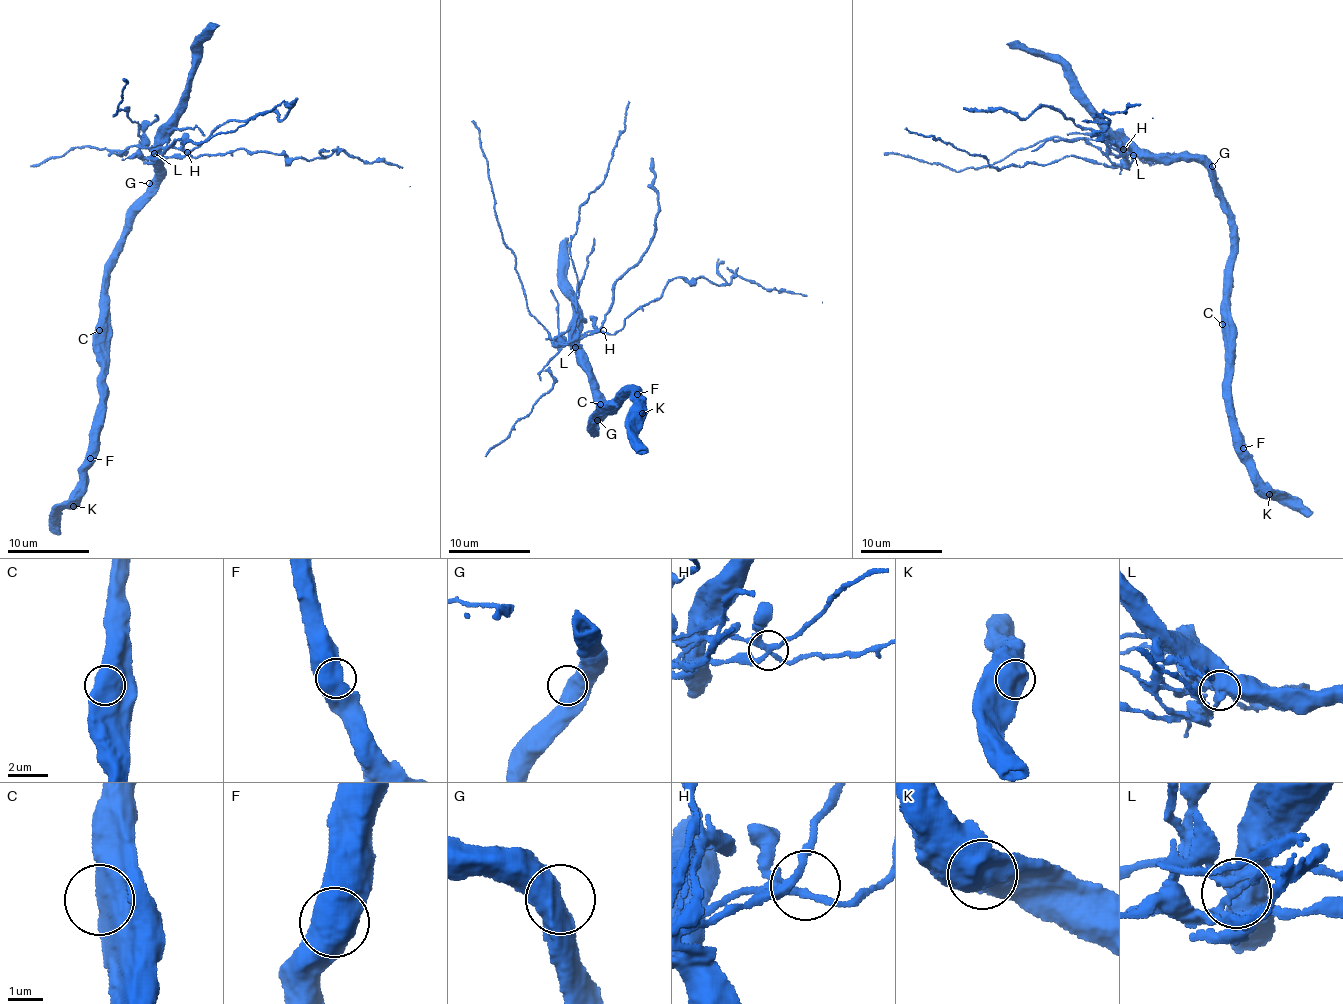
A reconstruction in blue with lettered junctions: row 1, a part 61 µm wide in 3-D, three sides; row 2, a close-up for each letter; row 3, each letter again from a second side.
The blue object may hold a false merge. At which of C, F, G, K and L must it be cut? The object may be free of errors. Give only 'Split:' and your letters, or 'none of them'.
Split: L

